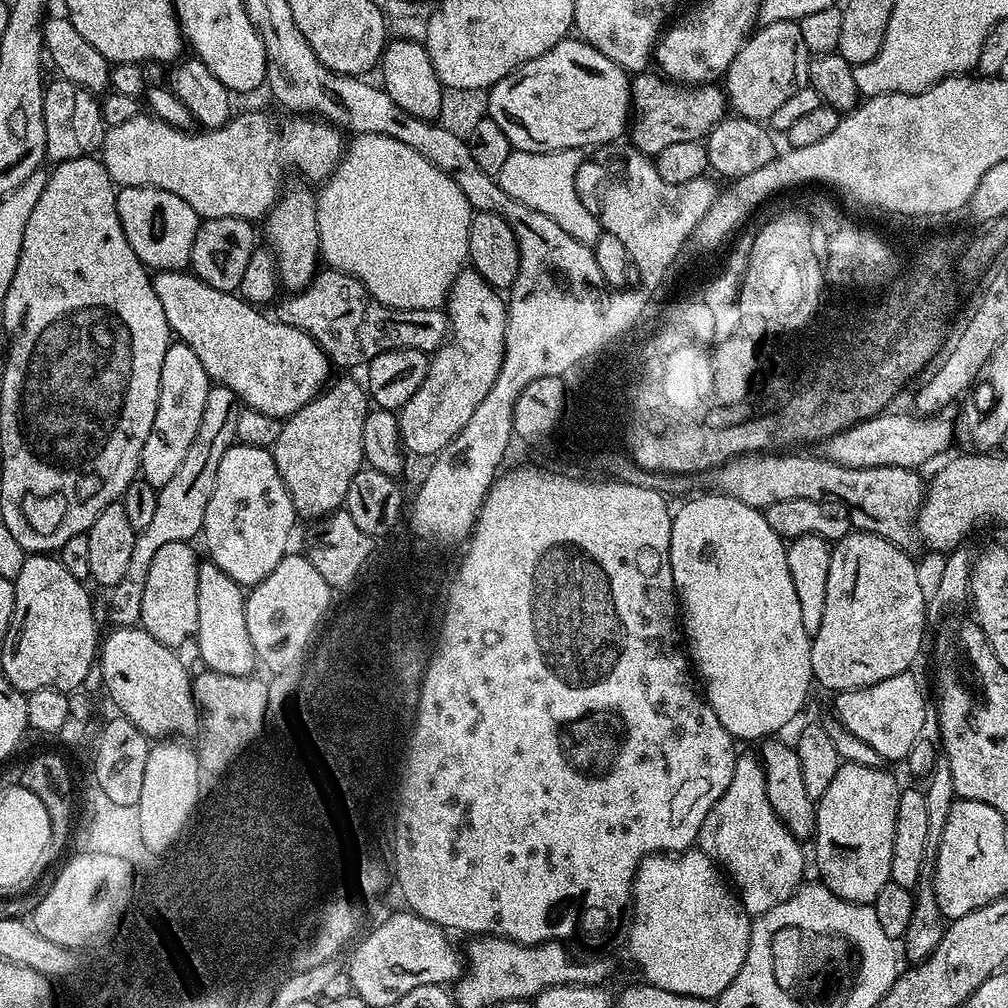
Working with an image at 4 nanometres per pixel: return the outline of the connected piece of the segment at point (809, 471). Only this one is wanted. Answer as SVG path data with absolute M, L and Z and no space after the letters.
M755 454L744 455L733 458L733 460L727 461L725 464L718 465L710 472L712 477L713 493L721 496L733 496L738 498L738 502L746 502L746 506L751 508L759 508L761 510L770 507L774 502L790 502L794 498L806 498L807 500L818 500L821 502L835 502L837 504L844 505L848 510L848 519L853 529L861 532L873 532L876 536L891 537L892 532L900 532L904 527L911 525L916 518L916 511L920 509L920 501L924 499L924 493L926 491L925 481L920 481L920 472L910 468L899 468L898 466L870 466L869 468L851 468L850 466L842 466L841 464L835 464L829 460L825 460L823 455L816 454L816 456L782 456L786 454Z

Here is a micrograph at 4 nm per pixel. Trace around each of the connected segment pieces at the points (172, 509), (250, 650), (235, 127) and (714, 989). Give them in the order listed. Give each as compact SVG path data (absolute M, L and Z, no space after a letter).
M224 384L209 387L206 394L206 410L202 410L202 426L198 426L198 434L194 434L194 442L190 442L190 450L182 466L174 473L174 478L166 482L156 493L158 507L154 509L154 519L146 530L136 533L134 551L130 553L130 563L126 569L126 578L118 582L107 593L108 616L118 628L131 628L139 625L142 614L142 594L146 594L146 574L150 574L150 562L154 562L154 554L158 554L161 546L175 540L195 541L204 531L206 518L206 502L210 502L210 494L214 490L214 482L218 474L218 462L222 462L222 454L236 440L238 414L242 407L241 400L234 390Z
M211 562L201 563L198 570L198 630L194 645L200 651L205 669L218 674L251 677L258 668L254 642L246 630L245 589L226 570L218 570Z
M244 112L241 116L240 113L233 115L221 128L196 132L176 128L156 115L145 115L120 120L108 133L103 133L98 156L106 166L113 184L120 188L154 186L170 190L170 194L178 194L182 202L190 202L193 210L204 220L242 218L256 222L267 217L270 209L280 199L282 185L285 183L284 171L287 168L296 167L306 179L323 182L339 164L346 147L345 137L340 137L343 136L341 129L323 118L313 118L308 114L296 114L290 118L293 120L275 124L264 112Z
M699 850L648 856L636 867L632 902L632 928L628 931L626 949L647 983L674 994L715 1001L722 990L734 982L734 974L742 970L746 950L750 950L753 917L744 909L739 895L730 887L716 861Z

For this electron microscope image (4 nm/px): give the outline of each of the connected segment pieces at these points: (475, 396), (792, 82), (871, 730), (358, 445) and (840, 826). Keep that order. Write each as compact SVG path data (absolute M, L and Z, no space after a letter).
M462 270L456 275L448 291L446 315L450 339L431 353L426 382L422 382L422 386L418 386L418 390L414 390L414 398L410 398L410 402L406 402L398 412L400 443L411 455L413 452L416 456L435 457L437 452L441 452L448 443L456 438L462 430L462 426L466 426L466 422L470 422L470 414L474 414L474 410L478 410L478 402L482 402L482 398L486 398L486 394L490 394L504 361L504 339L508 321L506 300L497 289L490 286L490 282L486 282L486 278L482 278L482 274Z
M797 21L770 22L757 27L734 54L727 72L722 77L731 111L747 120L771 121L774 110L790 98L799 88L808 84L808 62L810 53L806 42L802 42L802 30Z
M911 671L894 674L894 678L874 682L874 686L838 692L834 696L835 715L844 728L850 730L850 734L862 738L866 746L878 750L878 754L888 762L903 761L910 754L914 742L925 735L924 723L928 720L928 708L924 705L924 692L912 675Z
M333 379L309 404L302 406L302 410L298 410L281 423L278 442L270 449L278 466L278 474L282 474L282 482L292 499L292 505L301 517L319 518L337 511L348 493L350 478L354 478L354 474L360 471L365 463L362 426L370 411L370 397L361 381L359 384L356 380L335 380Z
M841 763L838 774L834 774L834 779L830 782L826 794L822 794L820 799L815 801L816 805L816 830L814 841L816 840L816 868L820 871L819 879L838 898L849 900L855 904L871 904L878 898L878 890L886 886L892 879L892 855L894 854L894 822L896 821L896 811L898 810L898 798L902 791L902 784L899 784L894 777L888 773L887 767L875 768L874 766L862 766L861 764Z

